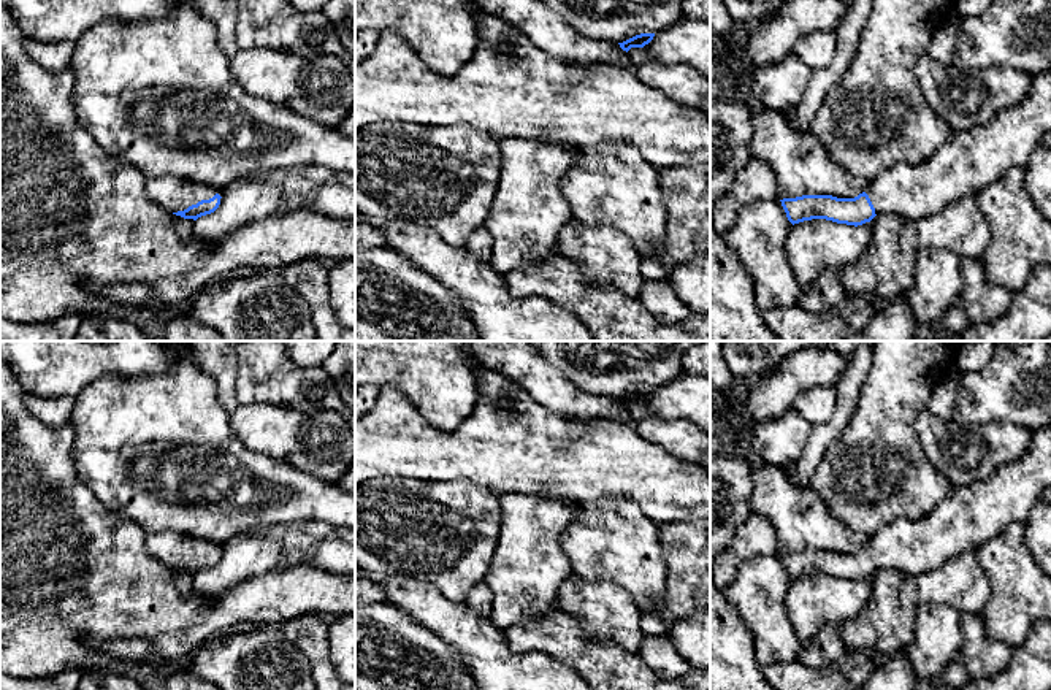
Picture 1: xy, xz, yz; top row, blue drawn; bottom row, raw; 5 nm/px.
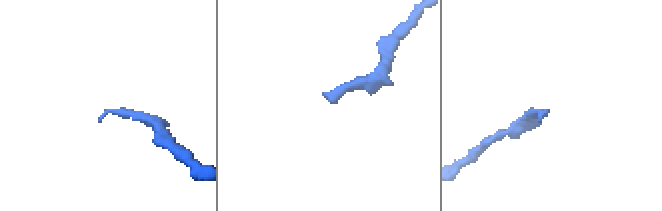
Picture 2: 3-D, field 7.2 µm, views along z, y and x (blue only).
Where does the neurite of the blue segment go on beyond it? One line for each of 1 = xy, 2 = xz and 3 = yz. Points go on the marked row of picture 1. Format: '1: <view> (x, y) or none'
1: xy (171, 192)
2: none
3: yz (969, 160)

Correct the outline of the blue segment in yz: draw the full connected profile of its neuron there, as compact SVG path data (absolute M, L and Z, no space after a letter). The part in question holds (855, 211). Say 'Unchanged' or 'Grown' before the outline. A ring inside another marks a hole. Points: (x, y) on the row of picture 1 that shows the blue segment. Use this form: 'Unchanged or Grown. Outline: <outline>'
Grown. Outline: M1051 70L1034 75L1029 94L1015 106L994 114L986 124L957 130L923 163L899 163L867 182L854 198L832 195L802 195L783 198L782 206L794 225L812 219L837 224L862 225L878 214L894 213L904 220L938 213L946 205L976 197L989 184L1005 176L1011 168L1026 168L1035 146L1051 132Z

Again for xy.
Grown. Outline: M174 174L146 179L144 192L168 213L193 220L214 213L222 198L217 189Z

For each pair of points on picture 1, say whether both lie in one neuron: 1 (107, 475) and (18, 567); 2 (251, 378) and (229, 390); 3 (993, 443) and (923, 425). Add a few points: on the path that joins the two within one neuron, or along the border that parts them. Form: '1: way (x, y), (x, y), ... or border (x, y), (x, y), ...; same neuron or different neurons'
1: border (72, 459), (78, 478), (102, 503), (121, 514); different neurons
2: border (235, 357), (238, 364), (236, 400), (240, 403); different neurons
3: way (975, 438), (956, 438), (951, 433), (940, 433); same neuron

